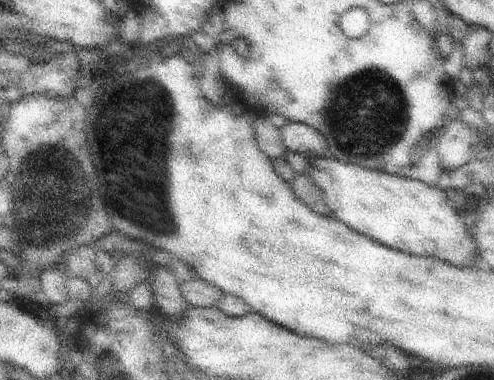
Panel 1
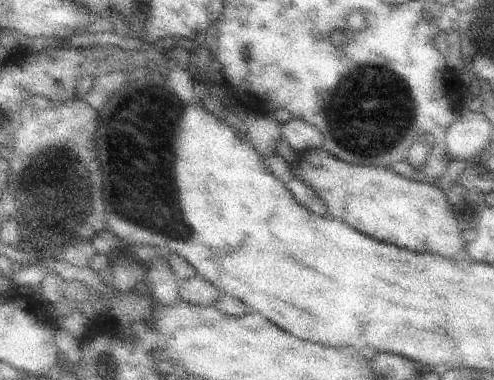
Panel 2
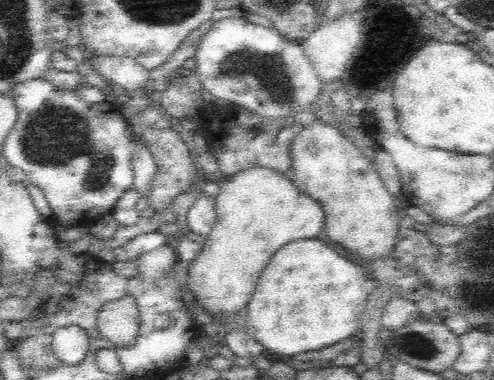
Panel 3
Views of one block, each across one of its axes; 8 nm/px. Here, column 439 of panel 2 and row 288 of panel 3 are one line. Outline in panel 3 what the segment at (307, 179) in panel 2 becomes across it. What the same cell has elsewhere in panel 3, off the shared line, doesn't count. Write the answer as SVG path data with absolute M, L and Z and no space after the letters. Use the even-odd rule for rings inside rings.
M248 168L244 172L234 174L220 182L220 194L216 196L216 224L212 232L206 236L200 256L190 264L190 276L186 286L196 296L196 304L202 302L204 310L210 314L224 314L226 322L230 316L246 310L250 296L256 288L256 282L270 262L270 258L280 250L284 244L300 238L316 238L318 232L324 232L326 214L324 208L310 196L302 194L286 176L280 176L272 168Z

